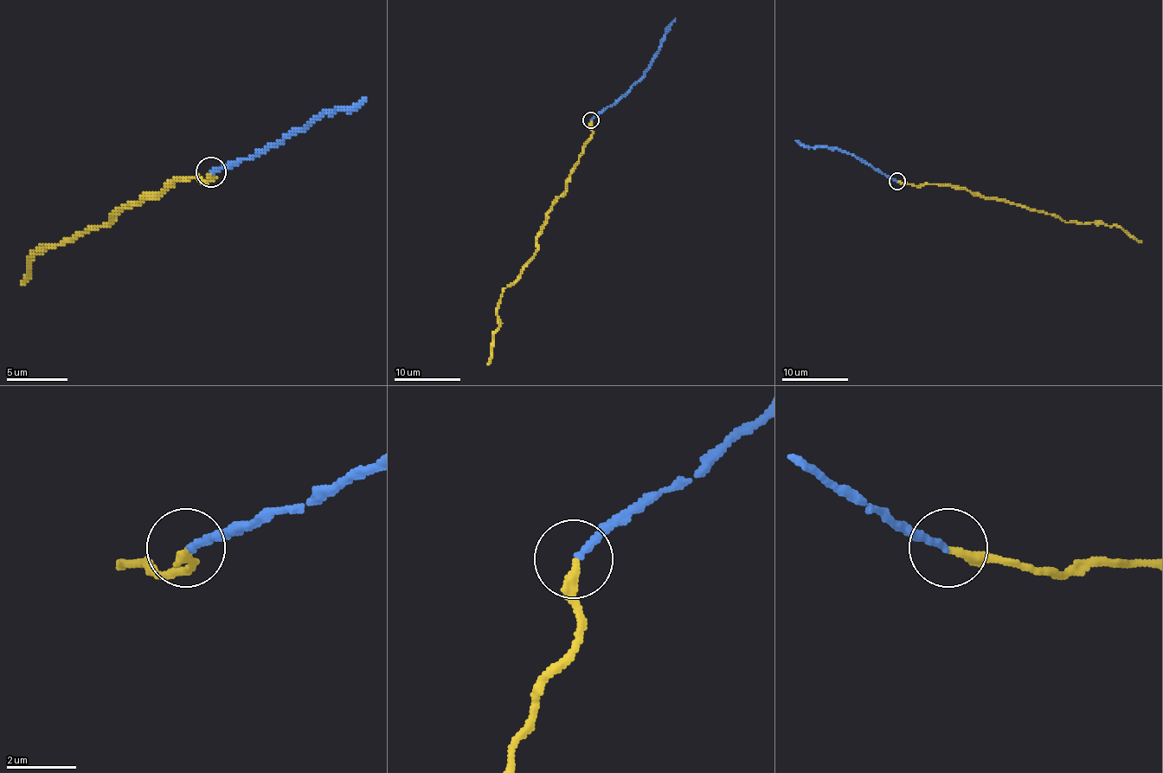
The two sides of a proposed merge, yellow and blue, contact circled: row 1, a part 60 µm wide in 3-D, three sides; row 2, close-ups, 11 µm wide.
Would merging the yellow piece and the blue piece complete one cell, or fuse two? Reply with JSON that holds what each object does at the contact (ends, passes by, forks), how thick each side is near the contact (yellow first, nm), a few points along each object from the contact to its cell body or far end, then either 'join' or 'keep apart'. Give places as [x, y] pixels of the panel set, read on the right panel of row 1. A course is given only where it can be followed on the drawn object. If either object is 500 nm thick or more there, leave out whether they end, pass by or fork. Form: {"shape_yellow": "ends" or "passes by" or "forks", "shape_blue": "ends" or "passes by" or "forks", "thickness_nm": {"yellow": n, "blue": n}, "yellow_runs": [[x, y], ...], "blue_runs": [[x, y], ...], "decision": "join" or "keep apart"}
{"shape_yellow": "ends", "shape_blue": "ends", "thickness_nm": {"yellow": 280, "blue": 200}, "yellow_runs": [[896, 181], [916, 185], [935, 183], [965, 187], [992, 199], [1035, 209], [1069, 222], [1120, 225], [1141, 242]], "blue_runs": [[896, 181], [851, 154], [827, 147], [806, 147], [795, 140]], "decision": "join"}

